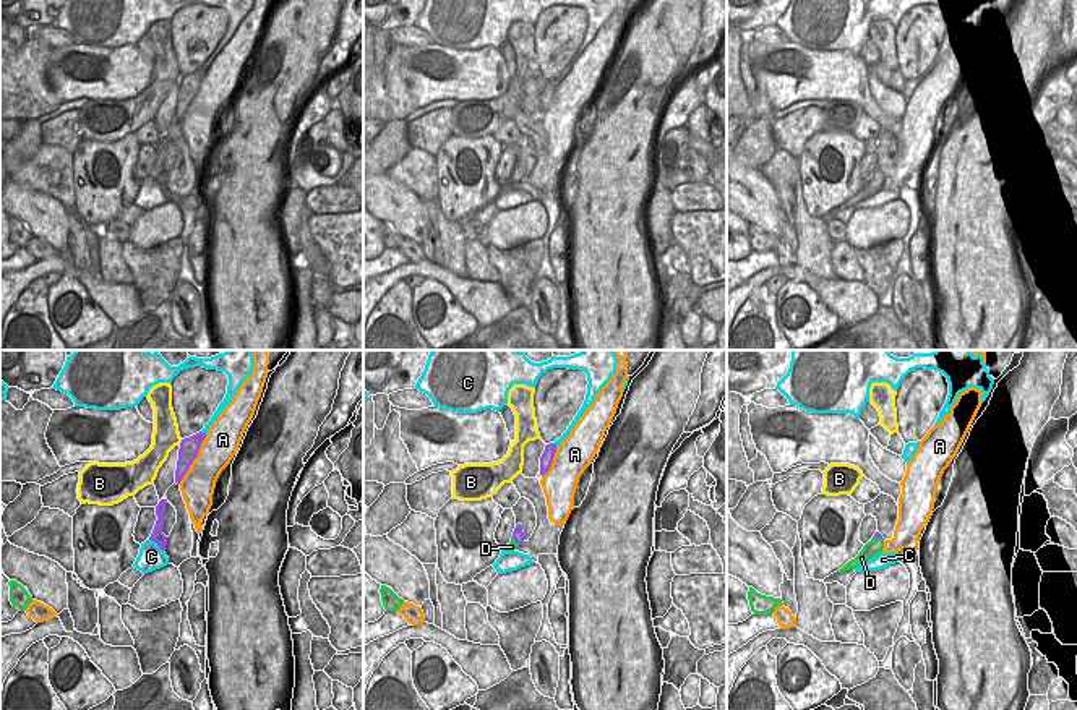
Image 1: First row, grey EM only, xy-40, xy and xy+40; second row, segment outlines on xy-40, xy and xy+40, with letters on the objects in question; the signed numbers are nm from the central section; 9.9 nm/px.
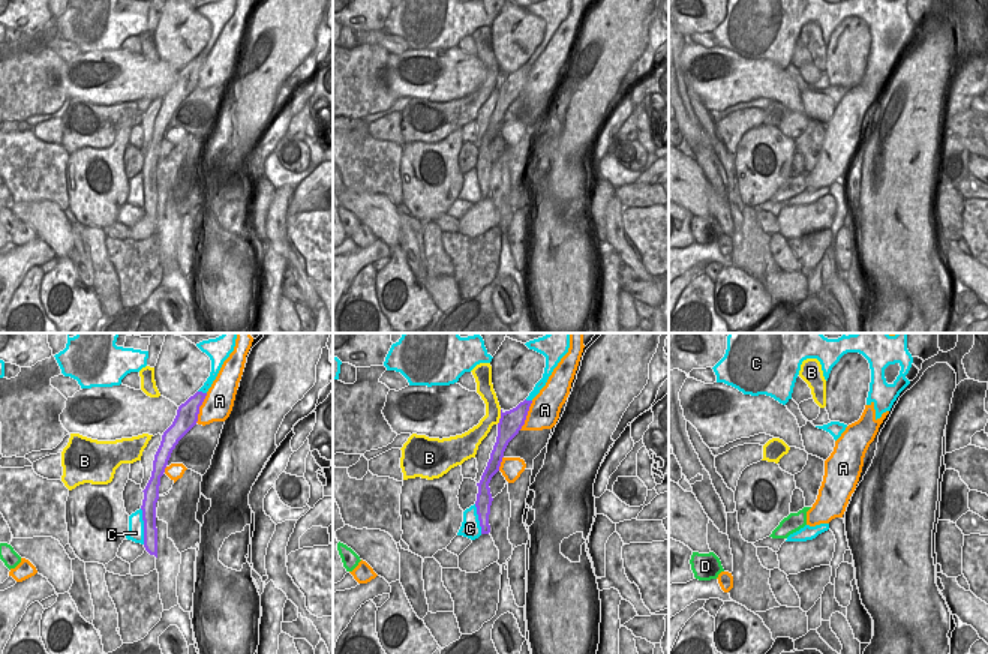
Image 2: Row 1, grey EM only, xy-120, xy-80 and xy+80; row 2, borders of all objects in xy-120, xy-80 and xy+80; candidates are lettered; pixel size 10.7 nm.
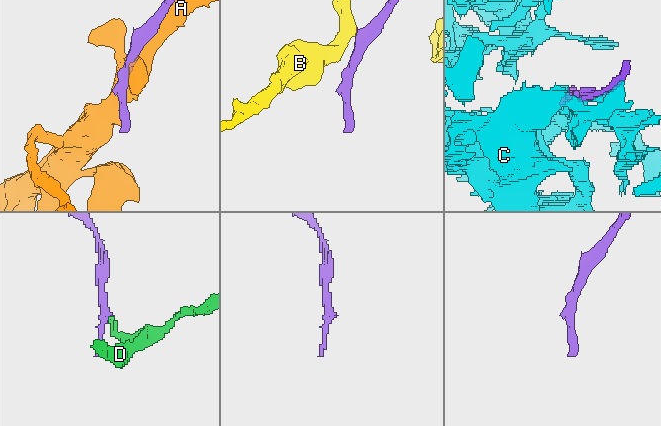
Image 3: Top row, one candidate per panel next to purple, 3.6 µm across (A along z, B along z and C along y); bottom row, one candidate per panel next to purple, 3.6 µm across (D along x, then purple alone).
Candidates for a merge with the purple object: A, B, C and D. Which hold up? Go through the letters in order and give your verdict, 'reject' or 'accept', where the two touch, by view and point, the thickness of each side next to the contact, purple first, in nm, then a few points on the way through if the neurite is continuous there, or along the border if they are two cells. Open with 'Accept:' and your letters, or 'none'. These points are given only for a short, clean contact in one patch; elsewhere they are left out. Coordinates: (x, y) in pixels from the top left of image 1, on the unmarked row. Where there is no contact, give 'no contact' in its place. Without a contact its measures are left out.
Accept: none
A: reject; contact xy-40 (195, 94); calibres 190 and 340 nm
B: reject; contact xy-40 (182, 78); calibres 190 and 280 nm; border xy-40 (182, 76), (179, 80)
C: reject; contact xy-40 (158, 182); calibres 130 and 240 nm
D: reject; contact xy (516, 179); calibres 120 and 90 nm; border xy (511, 174), (521, 180)

